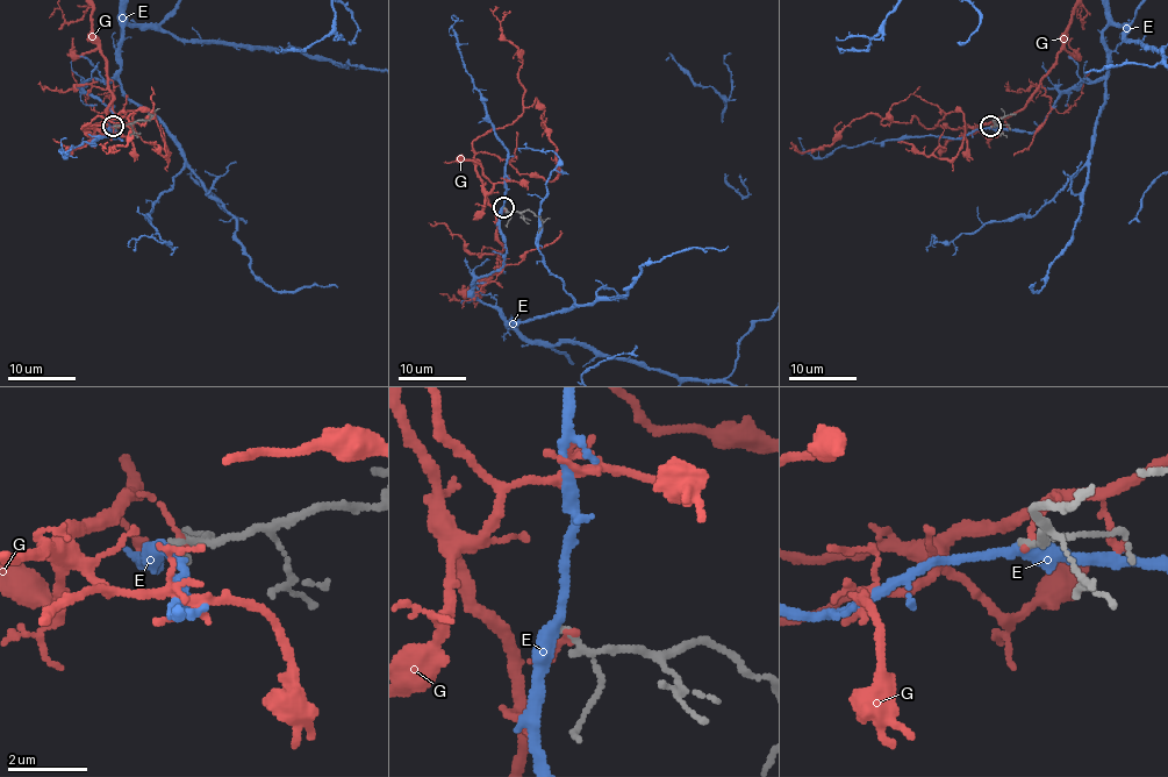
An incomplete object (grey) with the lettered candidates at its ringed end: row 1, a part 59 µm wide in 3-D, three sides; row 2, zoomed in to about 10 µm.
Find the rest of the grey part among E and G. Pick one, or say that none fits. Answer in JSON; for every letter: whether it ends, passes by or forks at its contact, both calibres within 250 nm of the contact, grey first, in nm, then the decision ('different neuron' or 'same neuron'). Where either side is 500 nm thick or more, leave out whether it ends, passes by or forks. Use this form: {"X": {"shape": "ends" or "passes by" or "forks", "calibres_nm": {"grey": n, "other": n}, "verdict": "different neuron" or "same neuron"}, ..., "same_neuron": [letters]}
{"E": {"shape": "passes by", "calibres_nm": {"grey": 140, "other": 360}, "verdict": "different neuron"}, "G": {"shape": "ends", "calibres_nm": {"grey": 160, "other": 160}, "verdict": "different neuron"}, "same_neuron": []}

